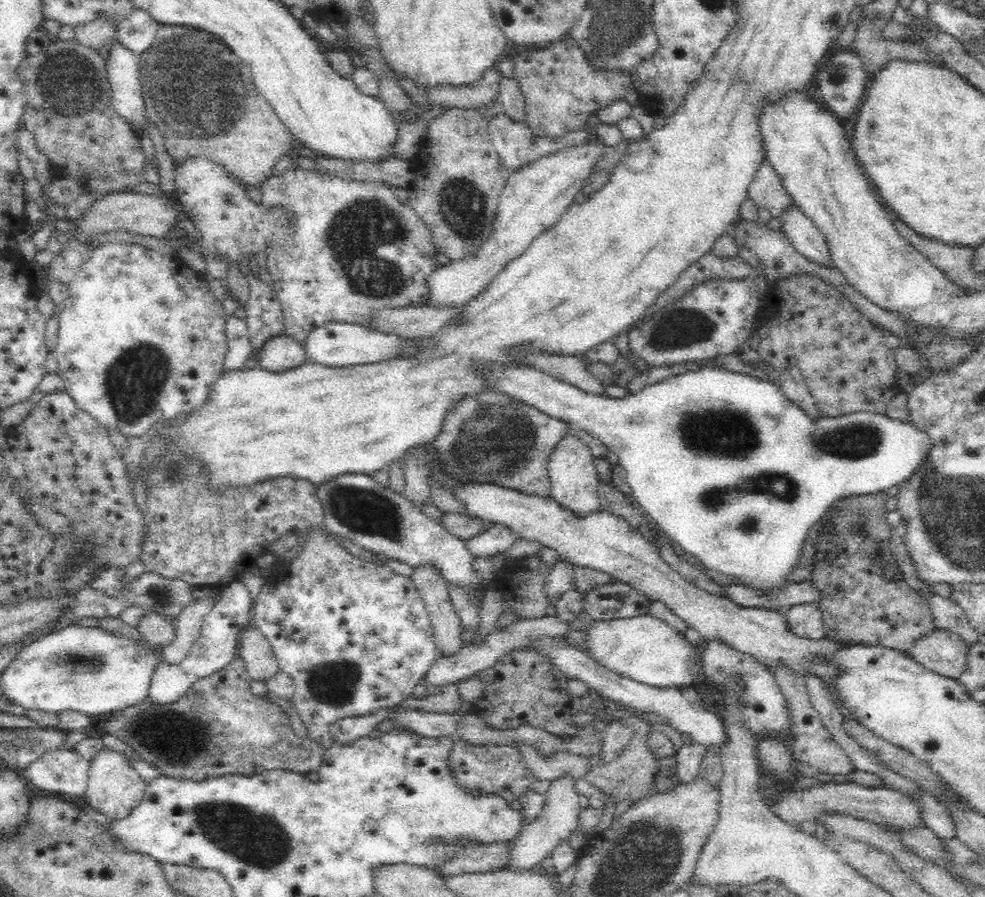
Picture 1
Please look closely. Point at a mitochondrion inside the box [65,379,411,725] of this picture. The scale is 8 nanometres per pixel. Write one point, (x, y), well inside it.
(362, 511)

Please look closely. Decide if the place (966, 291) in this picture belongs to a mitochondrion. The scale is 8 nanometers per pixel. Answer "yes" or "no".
no

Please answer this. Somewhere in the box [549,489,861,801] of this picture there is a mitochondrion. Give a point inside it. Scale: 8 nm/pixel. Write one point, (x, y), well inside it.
(750, 527)

